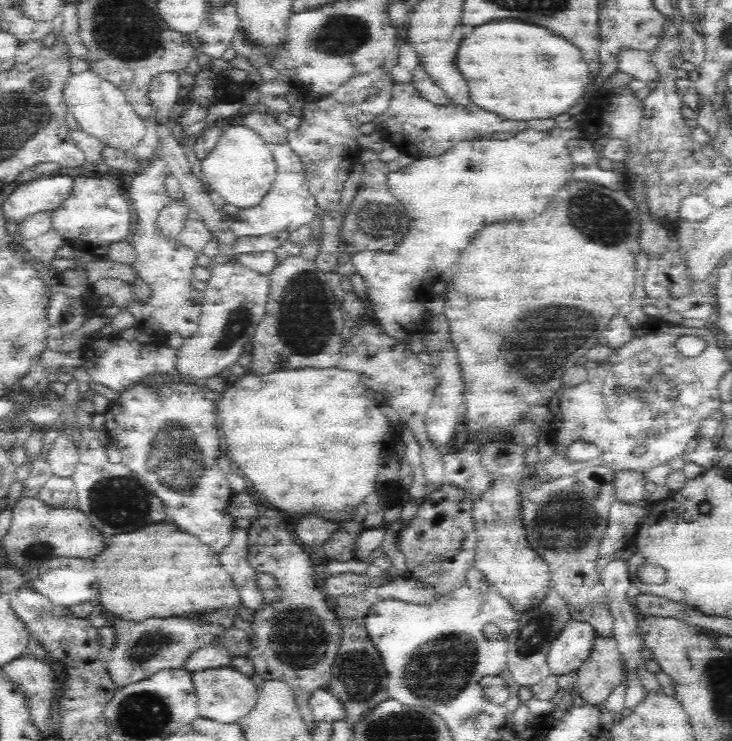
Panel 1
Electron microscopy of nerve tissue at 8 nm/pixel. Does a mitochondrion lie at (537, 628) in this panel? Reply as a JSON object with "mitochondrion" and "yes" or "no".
{"mitochondrion":"yes"}

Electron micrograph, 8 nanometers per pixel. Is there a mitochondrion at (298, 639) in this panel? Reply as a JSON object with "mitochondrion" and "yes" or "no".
{"mitochondrion":"yes"}

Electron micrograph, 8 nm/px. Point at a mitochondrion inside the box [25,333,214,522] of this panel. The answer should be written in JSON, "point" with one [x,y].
{"point":[175,455]}

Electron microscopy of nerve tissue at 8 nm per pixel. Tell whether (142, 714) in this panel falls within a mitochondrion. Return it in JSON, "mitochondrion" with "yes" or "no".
{"mitochondrion":"yes"}

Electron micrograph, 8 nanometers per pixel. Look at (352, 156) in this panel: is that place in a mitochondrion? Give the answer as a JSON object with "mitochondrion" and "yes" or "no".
{"mitochondrion":"no"}

